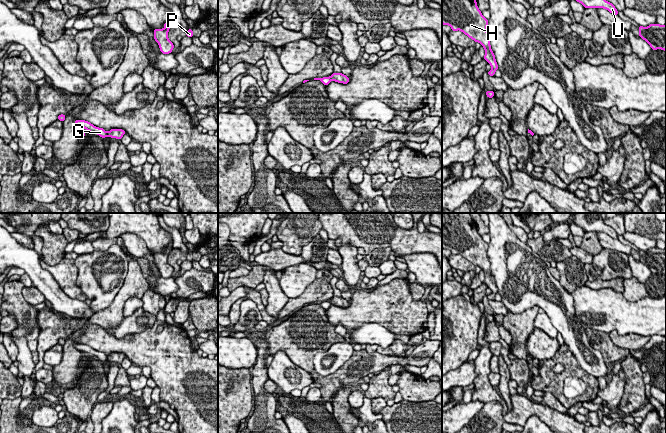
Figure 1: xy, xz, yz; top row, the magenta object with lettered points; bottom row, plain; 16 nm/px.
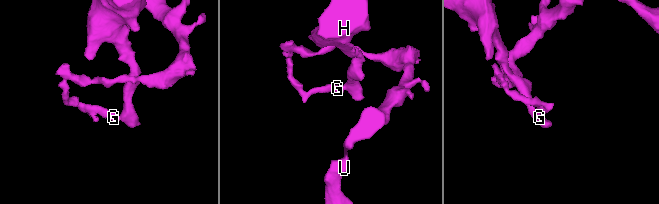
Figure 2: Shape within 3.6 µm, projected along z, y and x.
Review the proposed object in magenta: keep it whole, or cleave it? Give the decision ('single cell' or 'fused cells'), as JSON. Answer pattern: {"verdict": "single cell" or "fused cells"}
{"verdict": "fused cells"}

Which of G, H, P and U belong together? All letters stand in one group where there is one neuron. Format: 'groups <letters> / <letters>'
groups G P U / H

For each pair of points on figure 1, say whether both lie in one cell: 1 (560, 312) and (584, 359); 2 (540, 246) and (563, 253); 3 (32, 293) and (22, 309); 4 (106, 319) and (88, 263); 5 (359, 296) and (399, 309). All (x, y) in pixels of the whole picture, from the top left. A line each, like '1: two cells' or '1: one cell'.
1: one cell
2: one cell
3: two cells
4: two cells
5: one cell

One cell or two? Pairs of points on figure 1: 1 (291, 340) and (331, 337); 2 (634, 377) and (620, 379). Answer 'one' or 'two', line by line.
1: one
2: two

